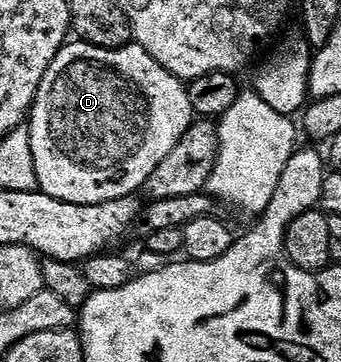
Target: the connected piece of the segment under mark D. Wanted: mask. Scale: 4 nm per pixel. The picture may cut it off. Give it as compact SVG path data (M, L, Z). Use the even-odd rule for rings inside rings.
M80 39L66 43L55 55L51 67L47 67L27 118L40 192L76 205L132 197L144 190L151 171L175 151L175 143L183 139L194 120L188 88L140 45L130 43L121 49L104 49Z

